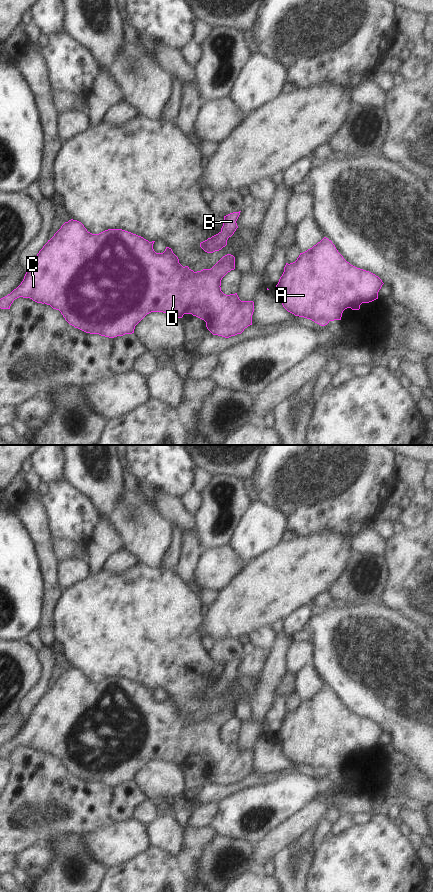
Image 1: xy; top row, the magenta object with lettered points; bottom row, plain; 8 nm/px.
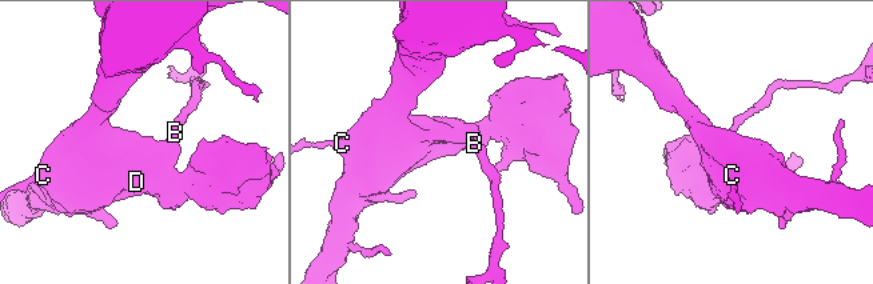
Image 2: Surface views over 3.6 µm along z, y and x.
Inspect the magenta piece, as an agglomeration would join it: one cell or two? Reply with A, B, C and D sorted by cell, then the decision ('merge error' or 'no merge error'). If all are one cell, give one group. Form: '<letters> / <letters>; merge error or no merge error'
A B C D; no merge error

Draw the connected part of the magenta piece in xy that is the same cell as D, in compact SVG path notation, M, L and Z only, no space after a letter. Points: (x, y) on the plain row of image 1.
M71 667L39 699L21 732L0 747L0 756L10 757L13 749L19 745L30 746L59 758L75 776L109 786L134 781L135 774L151 760L163 760L178 766L182 766L184 762L192 762L204 768L213 783L225 786L241 782L252 773L254 750L241 749L237 741L226 743L221 739L222 726L235 717L233 703L223 704L211 717L194 720L179 711L171 696L166 695L163 701L156 701L153 697L154 690L122 677L108 677L92 682L81 670Z

